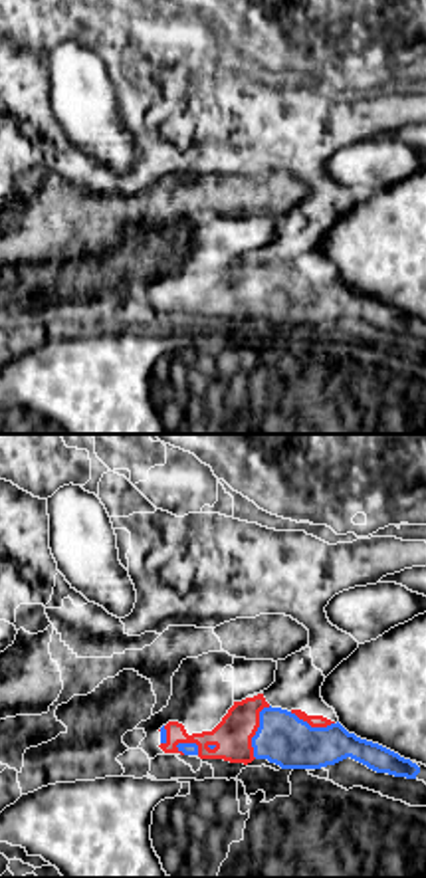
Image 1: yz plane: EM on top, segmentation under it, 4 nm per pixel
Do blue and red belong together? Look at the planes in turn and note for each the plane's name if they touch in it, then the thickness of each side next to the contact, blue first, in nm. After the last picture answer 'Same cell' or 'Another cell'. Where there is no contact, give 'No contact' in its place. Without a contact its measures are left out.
Touches blue in yz. Thickness 220 nm (blue) against 160 nm

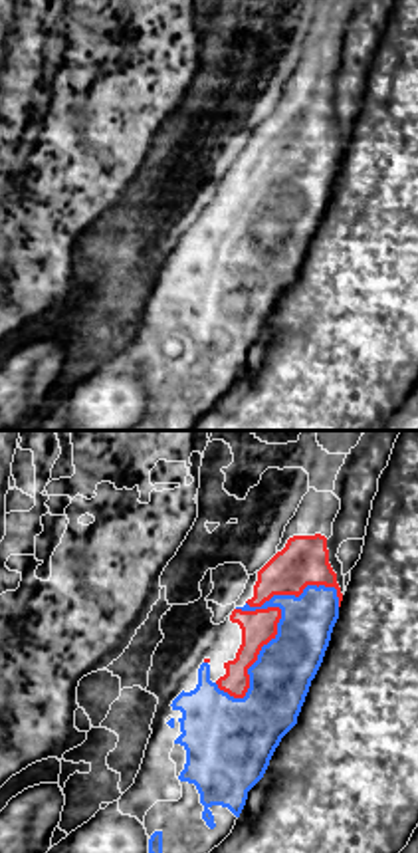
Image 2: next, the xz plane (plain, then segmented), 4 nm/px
Touches blue in xz. Thickness 240 nm (blue) against 140 nm

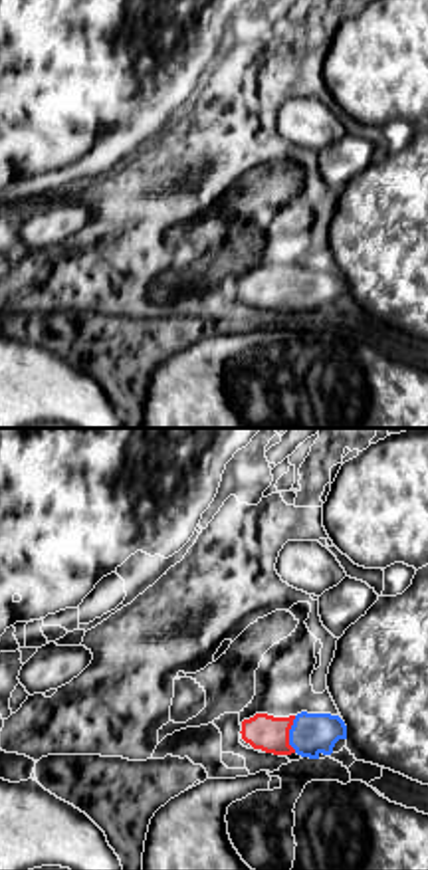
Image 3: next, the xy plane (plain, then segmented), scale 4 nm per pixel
Touches blue in xy. Thickness 170 nm (blue) against 150 nm

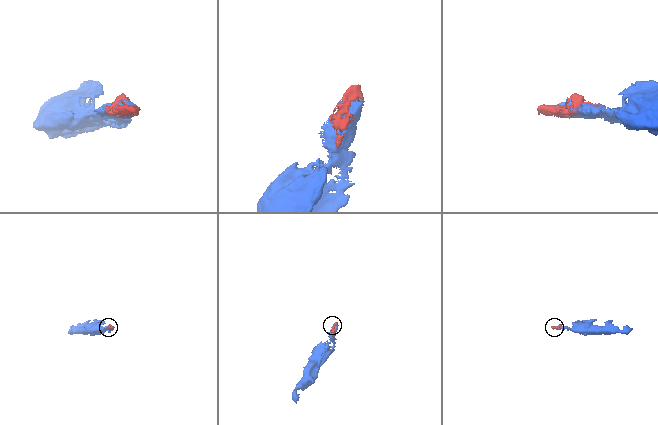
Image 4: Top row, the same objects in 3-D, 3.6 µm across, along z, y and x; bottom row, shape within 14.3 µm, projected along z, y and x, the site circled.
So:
Same cell

